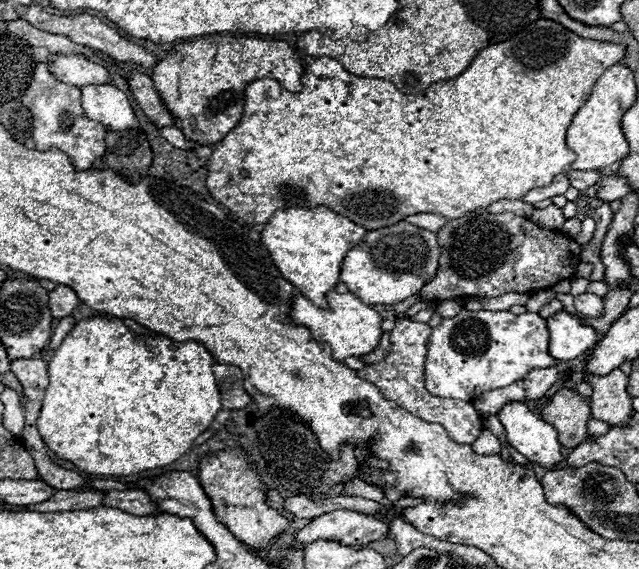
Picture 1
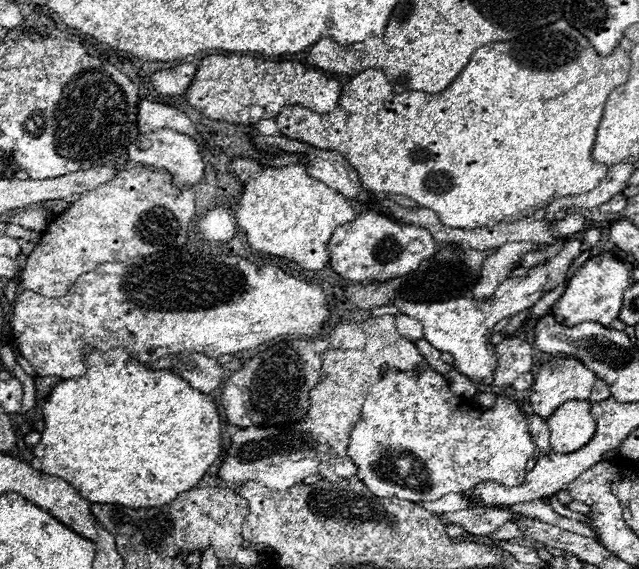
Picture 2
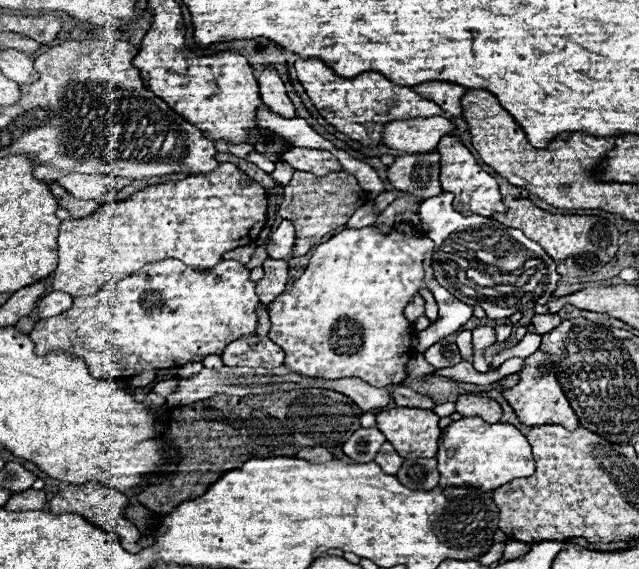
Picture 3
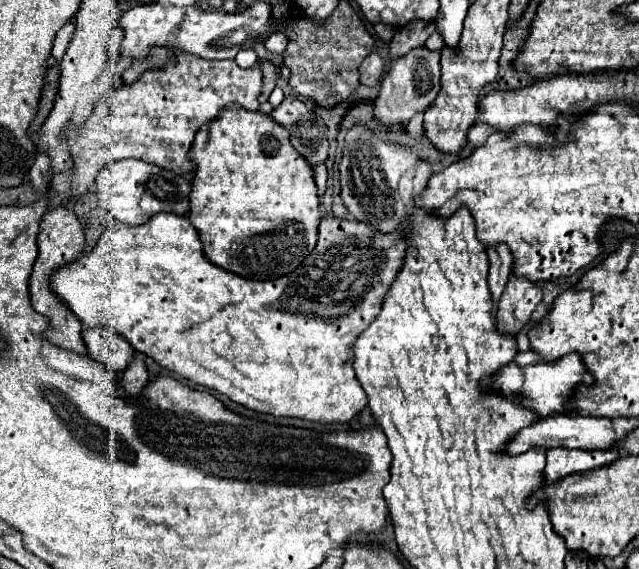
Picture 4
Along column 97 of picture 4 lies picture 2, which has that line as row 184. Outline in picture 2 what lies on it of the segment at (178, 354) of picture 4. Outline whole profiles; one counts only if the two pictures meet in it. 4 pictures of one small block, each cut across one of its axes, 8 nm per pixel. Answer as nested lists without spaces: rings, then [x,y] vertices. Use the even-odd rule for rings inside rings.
[[[240,158],[240,160],[232,162],[230,170],[234,174],[238,174],[240,182],[244,182],[244,194],[242,194],[240,206],[236,210],[236,220],[248,236],[248,244],[258,252],[288,258],[304,270],[322,270],[330,262],[328,240],[330,240],[332,232],[338,226],[342,226],[346,222],[352,222],[356,218],[356,212],[354,212],[352,204],[348,202],[348,198],[344,198],[342,194],[338,194],[336,190],[332,190],[324,182],[318,182],[318,180],[310,178],[302,164],[272,170],[272,168],[261,165],[259,162]]]

